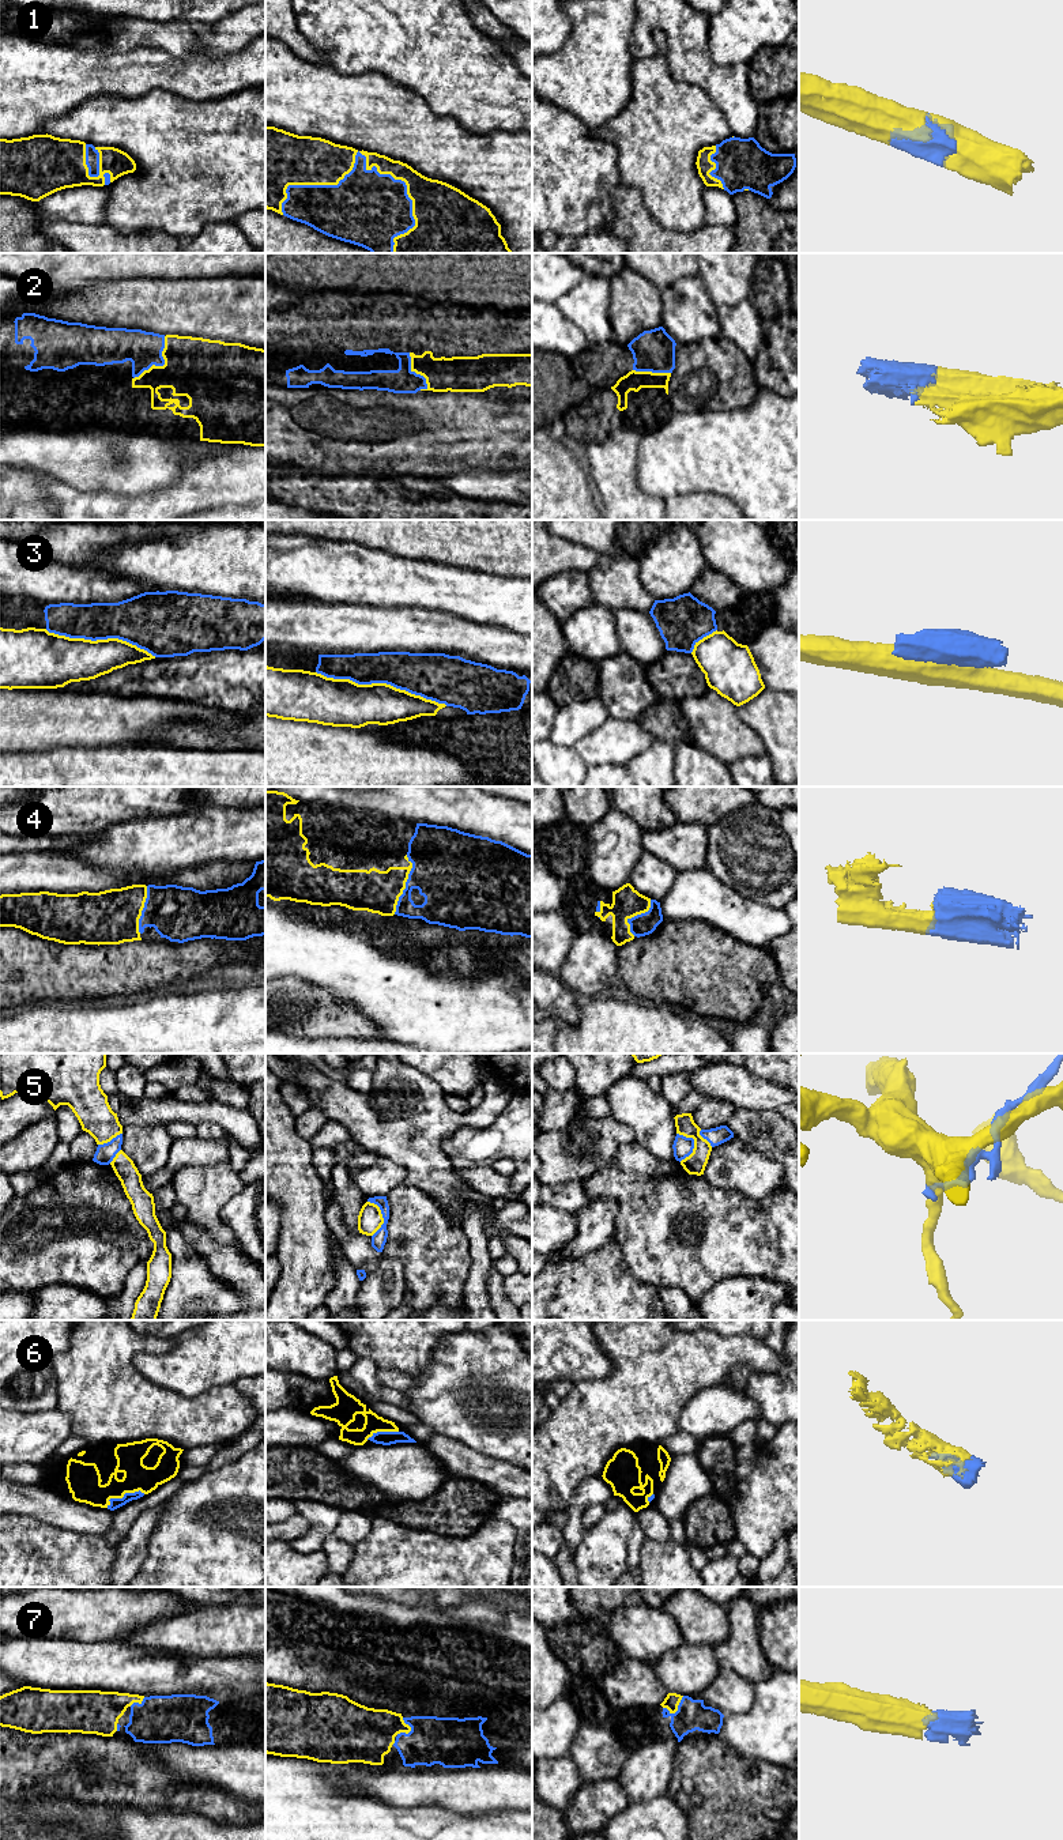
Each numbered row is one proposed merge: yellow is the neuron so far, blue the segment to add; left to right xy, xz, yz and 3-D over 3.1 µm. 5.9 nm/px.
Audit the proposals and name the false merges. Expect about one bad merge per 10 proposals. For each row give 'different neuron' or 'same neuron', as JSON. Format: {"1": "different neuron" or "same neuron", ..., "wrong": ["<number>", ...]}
{"1": "same neuron", "2": "same neuron", "3": "different neuron", "4": "same neuron", "5": "different neuron", "6": "same neuron", "7": "same neuron", "wrong": ["3", "5"]}

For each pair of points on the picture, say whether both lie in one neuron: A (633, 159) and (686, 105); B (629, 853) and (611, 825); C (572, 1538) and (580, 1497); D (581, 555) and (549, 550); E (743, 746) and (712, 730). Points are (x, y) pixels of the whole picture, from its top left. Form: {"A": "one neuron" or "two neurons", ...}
{"A": "one neuron", "B": "one neuron", "C": "one neuron", "D": "one neuron", "E": "one neuron"}

